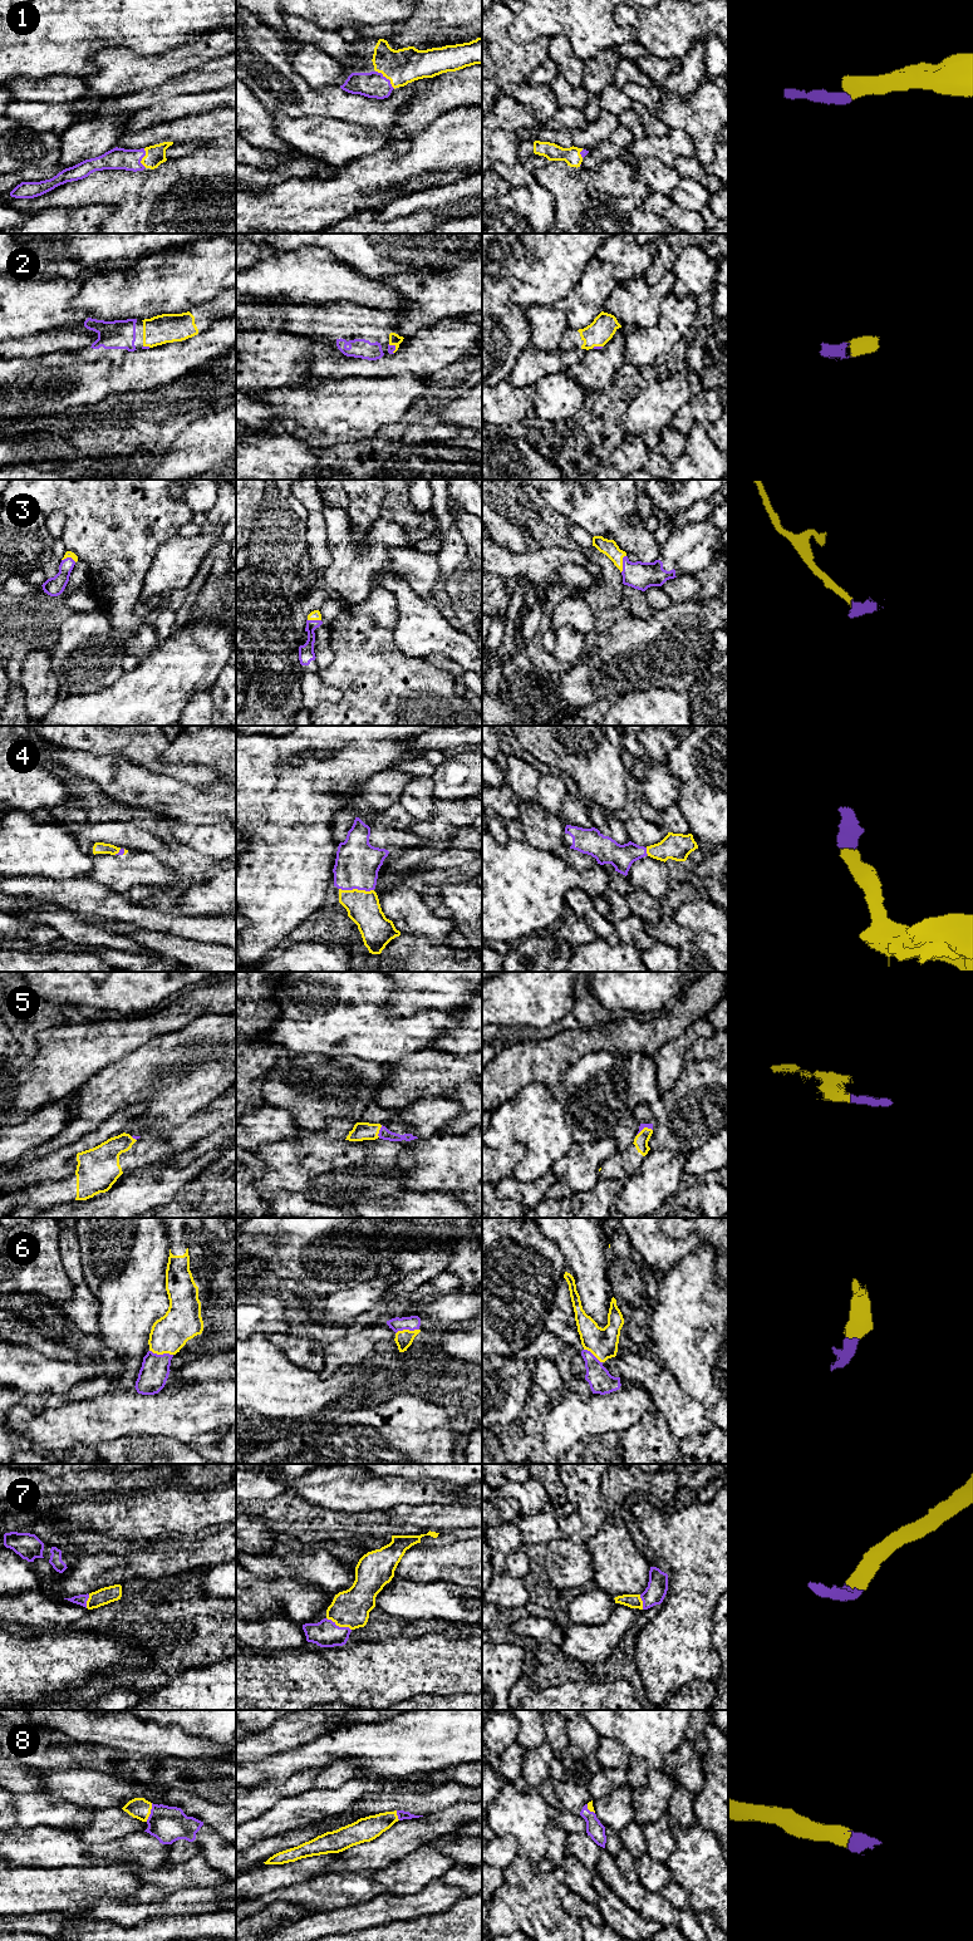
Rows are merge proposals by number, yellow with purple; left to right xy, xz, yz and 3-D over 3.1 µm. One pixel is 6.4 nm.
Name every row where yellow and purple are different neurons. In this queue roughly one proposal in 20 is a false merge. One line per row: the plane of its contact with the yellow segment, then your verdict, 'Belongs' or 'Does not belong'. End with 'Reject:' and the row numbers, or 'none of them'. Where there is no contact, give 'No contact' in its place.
1: Touches yellow in xz. Belongs
2: Touches yellow in xz. Belongs
3: Touches yellow in yz. Belongs
4: Touches yellow in xz. Belongs
5: Touches yellow in xz. Belongs
6: Touches yellow in xy. Belongs
7: Touches yellow in xz. Belongs
8: Touches yellow in xy. Belongs
Reject: none of them

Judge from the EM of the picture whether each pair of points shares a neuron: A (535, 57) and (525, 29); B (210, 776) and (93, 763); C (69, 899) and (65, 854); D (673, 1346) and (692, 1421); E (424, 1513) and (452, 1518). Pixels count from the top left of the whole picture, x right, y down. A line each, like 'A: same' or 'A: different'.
A: different
B: different
C: different
D: different
E: same

